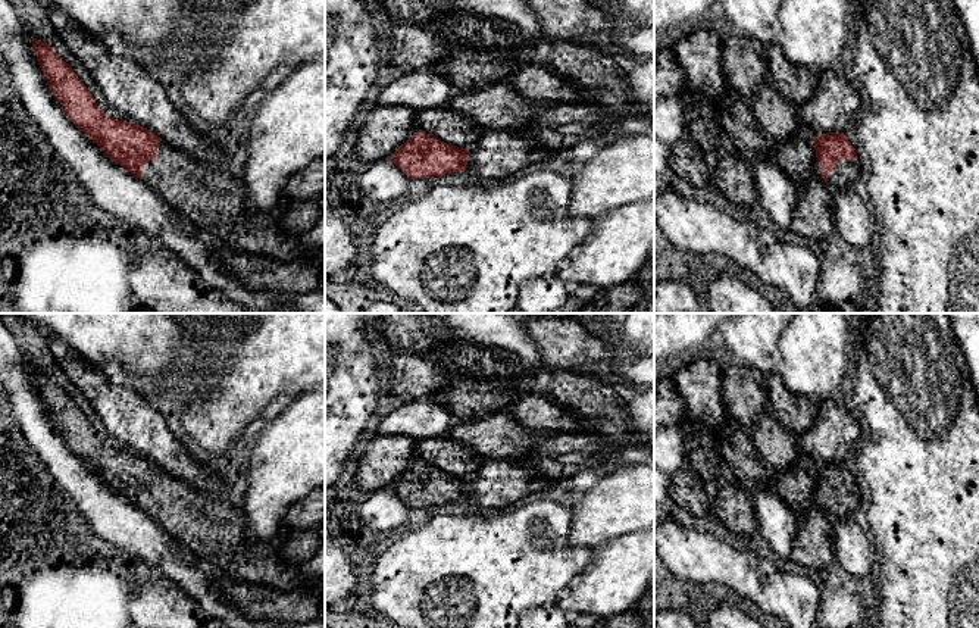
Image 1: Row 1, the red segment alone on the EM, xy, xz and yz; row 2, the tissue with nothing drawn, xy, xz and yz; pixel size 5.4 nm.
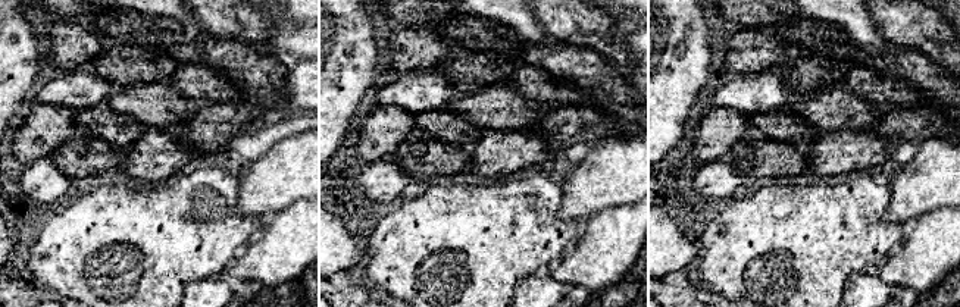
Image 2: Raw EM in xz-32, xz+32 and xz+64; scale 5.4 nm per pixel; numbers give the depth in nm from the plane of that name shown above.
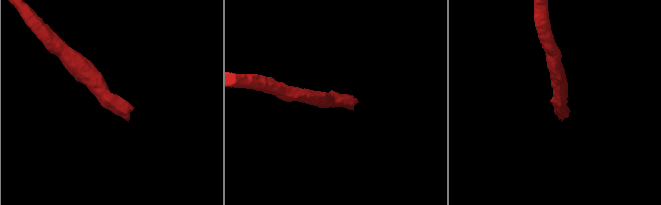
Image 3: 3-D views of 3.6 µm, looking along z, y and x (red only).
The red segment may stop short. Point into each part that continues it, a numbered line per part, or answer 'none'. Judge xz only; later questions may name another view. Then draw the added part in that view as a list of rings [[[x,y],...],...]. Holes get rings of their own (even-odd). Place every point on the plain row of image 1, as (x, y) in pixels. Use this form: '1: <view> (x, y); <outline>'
none

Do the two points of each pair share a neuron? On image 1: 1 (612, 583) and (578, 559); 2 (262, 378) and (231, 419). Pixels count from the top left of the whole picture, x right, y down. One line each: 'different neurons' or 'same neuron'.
1: different neurons
2: same neuron

